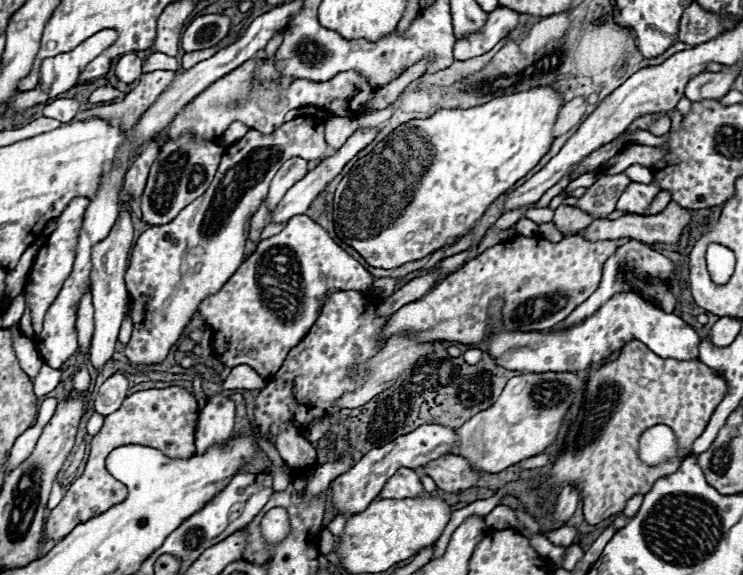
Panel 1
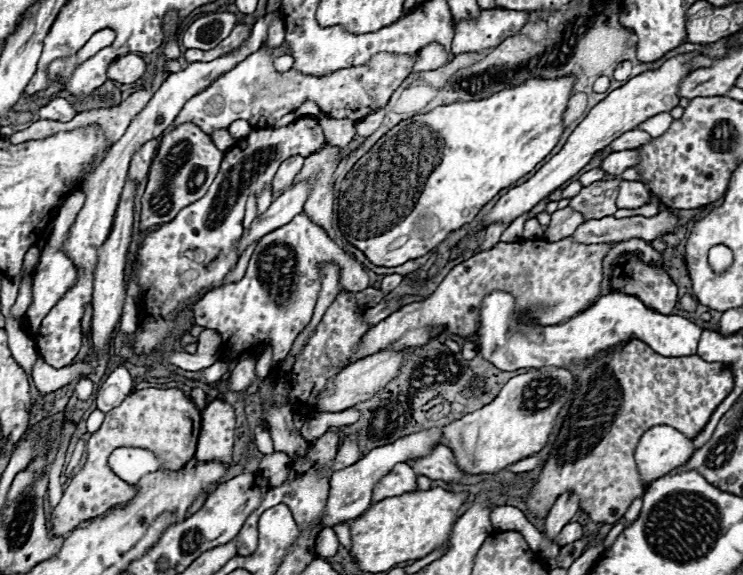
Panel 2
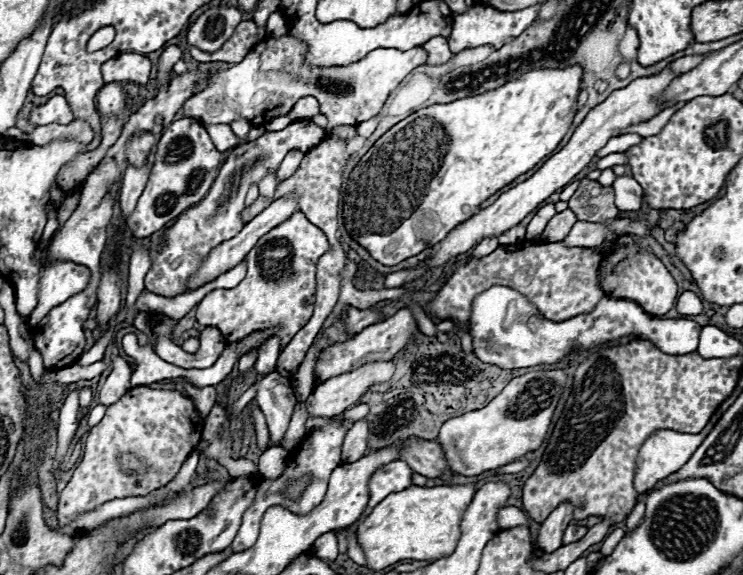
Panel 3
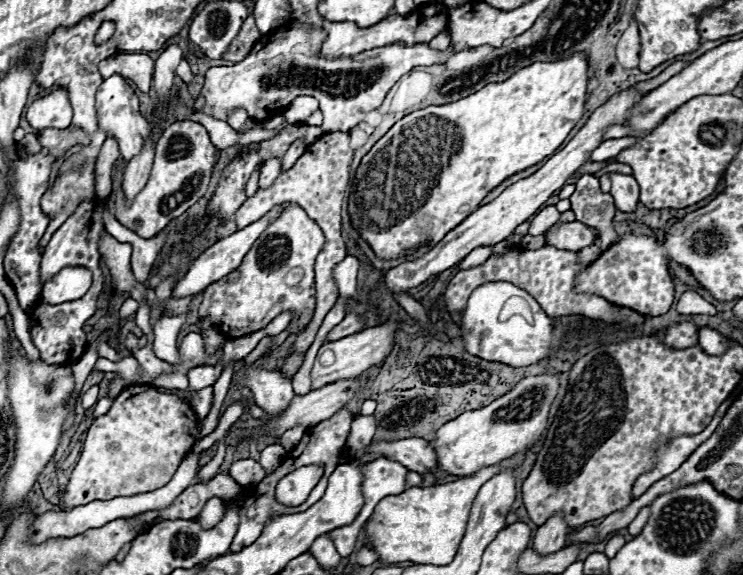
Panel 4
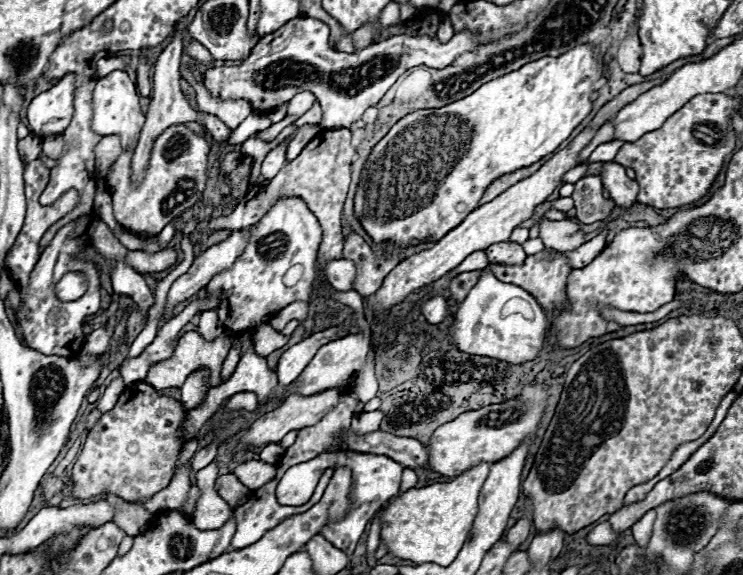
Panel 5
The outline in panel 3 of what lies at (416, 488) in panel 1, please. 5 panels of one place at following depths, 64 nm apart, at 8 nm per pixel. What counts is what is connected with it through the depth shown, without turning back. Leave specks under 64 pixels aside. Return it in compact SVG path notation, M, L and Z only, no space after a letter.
M402 460L390 462L384 468L378 468L370 480L370 502L364 510L364 516L372 512L372 508L384 500L388 494L392 492L400 492L412 486L412 468L408 468L408 464L404 464Z

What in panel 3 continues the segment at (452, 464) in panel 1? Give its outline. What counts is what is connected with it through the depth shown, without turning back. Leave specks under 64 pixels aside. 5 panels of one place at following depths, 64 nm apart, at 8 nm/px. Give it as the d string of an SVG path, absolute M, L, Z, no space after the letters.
M434 440L406 442L402 446L400 460L404 460L416 474L422 474L426 478L438 478L448 472L452 474L442 446Z

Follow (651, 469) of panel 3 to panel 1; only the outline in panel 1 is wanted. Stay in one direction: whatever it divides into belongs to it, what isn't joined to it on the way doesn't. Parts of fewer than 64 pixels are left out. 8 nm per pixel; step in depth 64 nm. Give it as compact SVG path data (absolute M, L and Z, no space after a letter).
M660 424L640 436L640 458L646 464L660 464L676 454L676 437L670 427Z

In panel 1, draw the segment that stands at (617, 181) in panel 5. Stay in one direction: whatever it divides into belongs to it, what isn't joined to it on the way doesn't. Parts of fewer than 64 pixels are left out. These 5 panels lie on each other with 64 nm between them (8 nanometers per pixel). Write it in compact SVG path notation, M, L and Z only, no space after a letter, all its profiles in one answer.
M652 180L650 184L640 184L640 182L632 182L628 184L628 188L624 190L624 194L620 196L616 210L620 212L634 212L634 214L648 214L648 206L652 204L652 200L656 198L656 194L660 192L660 186L656 184L656 180Z

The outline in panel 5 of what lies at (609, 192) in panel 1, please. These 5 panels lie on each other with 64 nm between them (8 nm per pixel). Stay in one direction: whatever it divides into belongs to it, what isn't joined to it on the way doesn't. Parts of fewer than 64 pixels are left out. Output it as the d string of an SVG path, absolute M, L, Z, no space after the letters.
M584 176L574 184L574 208L576 208L576 220L582 224L594 224L604 222L616 204L610 198L602 196L602 180L600 176Z

